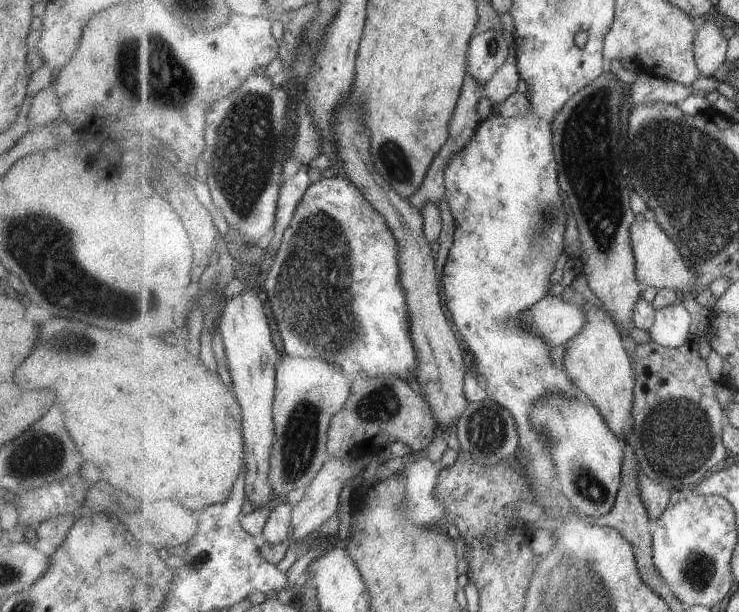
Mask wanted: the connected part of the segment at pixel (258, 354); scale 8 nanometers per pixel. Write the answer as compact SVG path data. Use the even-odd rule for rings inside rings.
M253 287L225 300L219 320L227 366L231 374L233 391L244 412L244 445L246 450L246 495L255 509L276 500L274 486L270 483L272 456L276 441L274 398L276 393L277 360L283 358L273 344L271 324L265 306Z

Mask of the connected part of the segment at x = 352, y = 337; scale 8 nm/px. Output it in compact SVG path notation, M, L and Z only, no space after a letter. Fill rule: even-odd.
M338 174L331 178L320 178L311 183L305 196L301 198L297 205L294 217L284 231L282 243L274 264L269 272L264 274L266 294L271 298L271 308L279 324L280 336L285 340L285 353L292 357L311 358L319 357L324 361L338 365L343 372L354 378L357 376L367 378L383 377L390 375L397 378L409 378L417 374L418 352L416 351L414 340L412 339L411 317L408 311L406 290L402 285L402 272L400 271L400 246L395 238L394 232L390 229L386 218L379 214L378 210L371 206L365 195L356 187L345 174Z

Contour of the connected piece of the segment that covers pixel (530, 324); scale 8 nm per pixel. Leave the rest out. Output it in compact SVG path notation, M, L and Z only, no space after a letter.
M547 295L520 314L520 320L529 332L541 337L550 348L564 345L586 325L583 300L568 302L560 296Z

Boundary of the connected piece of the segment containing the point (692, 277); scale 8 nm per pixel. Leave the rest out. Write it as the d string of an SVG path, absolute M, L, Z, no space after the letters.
M645 219L635 221L631 230L636 256L636 274L642 286L651 286L658 289L668 288L674 291L681 291L683 294L690 294L698 274L689 266L679 247L674 243L670 235L666 233L666 230L661 228L655 220L646 221Z

